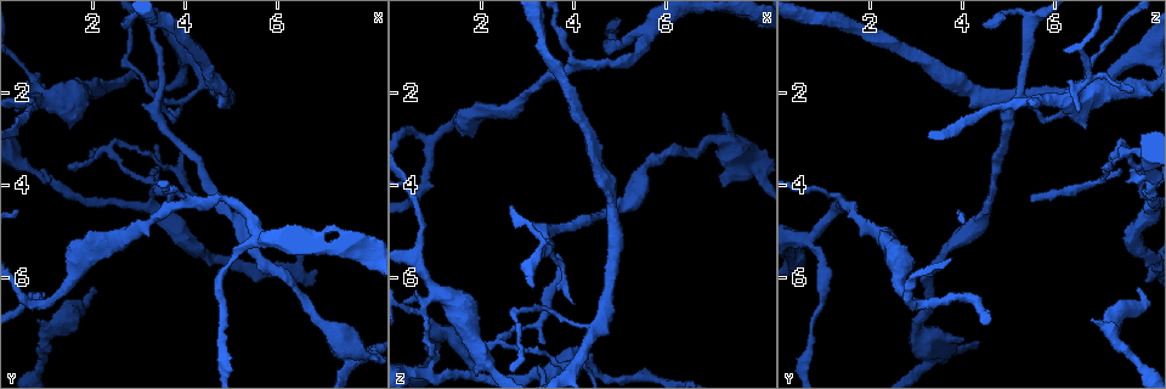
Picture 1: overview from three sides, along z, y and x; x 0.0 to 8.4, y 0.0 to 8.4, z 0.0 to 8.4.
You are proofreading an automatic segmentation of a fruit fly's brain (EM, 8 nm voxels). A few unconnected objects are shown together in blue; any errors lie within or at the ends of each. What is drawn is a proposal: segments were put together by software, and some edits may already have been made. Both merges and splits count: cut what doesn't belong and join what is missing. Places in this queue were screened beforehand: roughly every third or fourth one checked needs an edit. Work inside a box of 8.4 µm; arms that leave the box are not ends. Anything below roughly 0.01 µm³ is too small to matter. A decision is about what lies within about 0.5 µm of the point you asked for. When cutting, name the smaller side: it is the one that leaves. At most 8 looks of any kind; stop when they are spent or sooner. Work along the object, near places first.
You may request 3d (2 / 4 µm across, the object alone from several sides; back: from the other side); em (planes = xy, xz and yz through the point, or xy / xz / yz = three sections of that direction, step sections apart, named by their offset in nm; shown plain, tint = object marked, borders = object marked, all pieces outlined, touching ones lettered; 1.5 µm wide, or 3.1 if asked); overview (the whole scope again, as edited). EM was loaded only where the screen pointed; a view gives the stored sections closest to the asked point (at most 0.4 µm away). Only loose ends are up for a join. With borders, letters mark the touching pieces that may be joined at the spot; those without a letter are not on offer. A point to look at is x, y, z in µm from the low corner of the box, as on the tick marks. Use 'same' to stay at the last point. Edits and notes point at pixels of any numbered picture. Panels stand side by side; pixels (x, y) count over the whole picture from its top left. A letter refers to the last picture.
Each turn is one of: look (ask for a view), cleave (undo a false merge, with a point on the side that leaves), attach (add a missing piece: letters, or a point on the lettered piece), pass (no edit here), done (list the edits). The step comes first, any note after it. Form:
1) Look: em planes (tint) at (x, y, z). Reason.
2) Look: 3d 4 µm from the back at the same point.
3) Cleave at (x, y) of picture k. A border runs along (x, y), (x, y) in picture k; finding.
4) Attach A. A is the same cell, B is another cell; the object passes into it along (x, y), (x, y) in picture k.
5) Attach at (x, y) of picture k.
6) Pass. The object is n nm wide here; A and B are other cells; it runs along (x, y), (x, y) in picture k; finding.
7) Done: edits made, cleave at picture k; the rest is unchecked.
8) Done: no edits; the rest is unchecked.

Look: 3d 4 µm at (3.60, 4.30, 5.55). Free end.

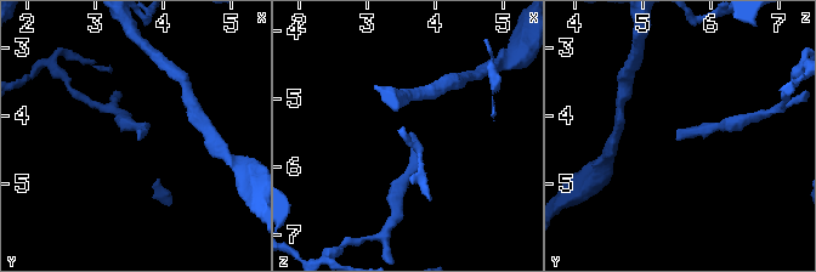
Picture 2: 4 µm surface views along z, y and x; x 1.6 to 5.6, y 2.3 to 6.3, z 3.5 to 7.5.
Look: em planes (borders) at (3.60, 4.30, 5.50).

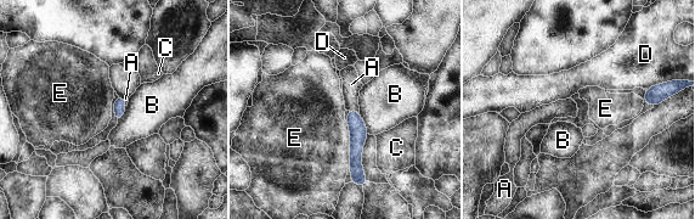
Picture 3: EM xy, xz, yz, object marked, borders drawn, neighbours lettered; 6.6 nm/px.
Attach A. The longest contact is with B, 170 nm; A is the same cell, B, C, D and E are other cells; it goes on there.

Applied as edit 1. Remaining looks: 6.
Look: 3d 4 µm at (7.25, 7.30, 4.10).

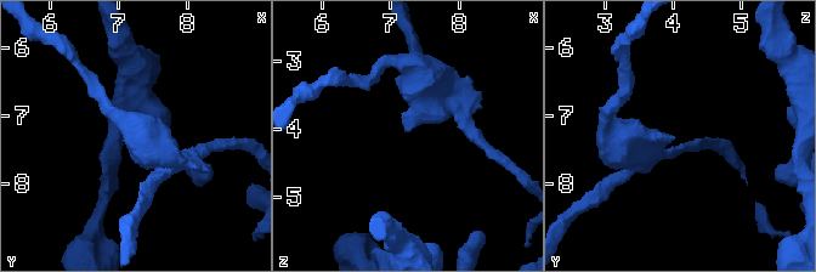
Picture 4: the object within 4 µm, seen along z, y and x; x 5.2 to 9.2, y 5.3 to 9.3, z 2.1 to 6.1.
Look: em xy step 4 (borders) at (7.30, 7.30, 4.10). Need the tissue.

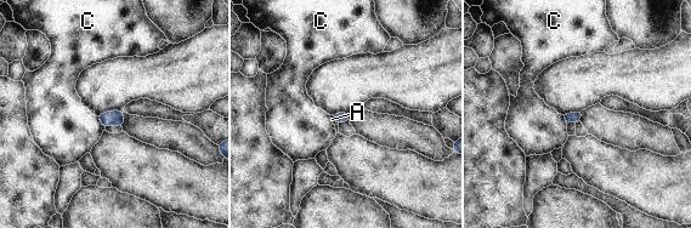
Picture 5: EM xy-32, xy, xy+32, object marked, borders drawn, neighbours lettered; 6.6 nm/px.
Look: em xz step 4 (borders) at the same point. Cut it another way.

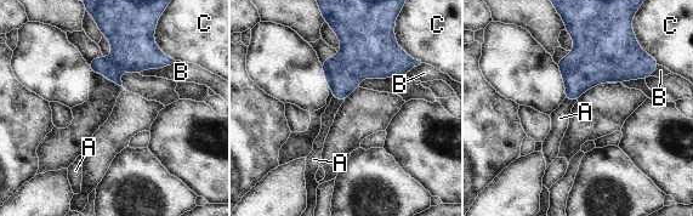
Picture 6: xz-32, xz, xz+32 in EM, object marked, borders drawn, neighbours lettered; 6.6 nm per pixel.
Attach A. The longest contact is with B, 260 nm; A is the same cell, B and C are other cells; the object passes into it along (586, 66), (571, 100), (560, 118) in picture 6; the neuron continues.

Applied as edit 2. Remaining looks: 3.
Done: edits made, attach at picture 3, attach at picture 6; the rest is unchecked.

